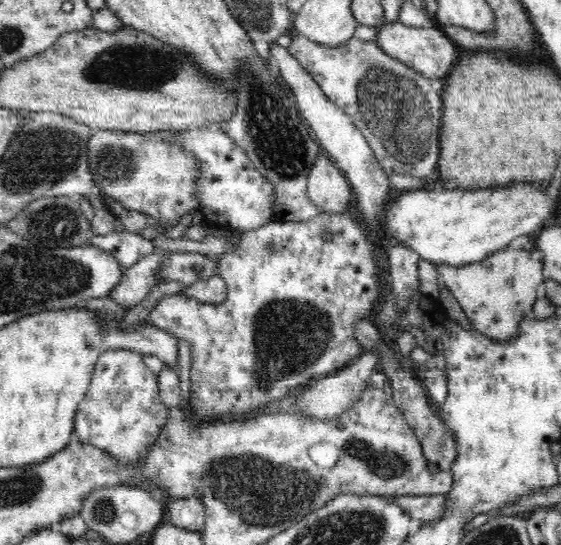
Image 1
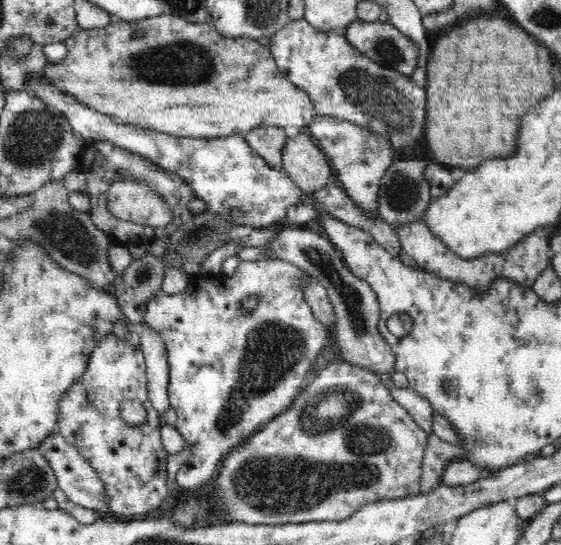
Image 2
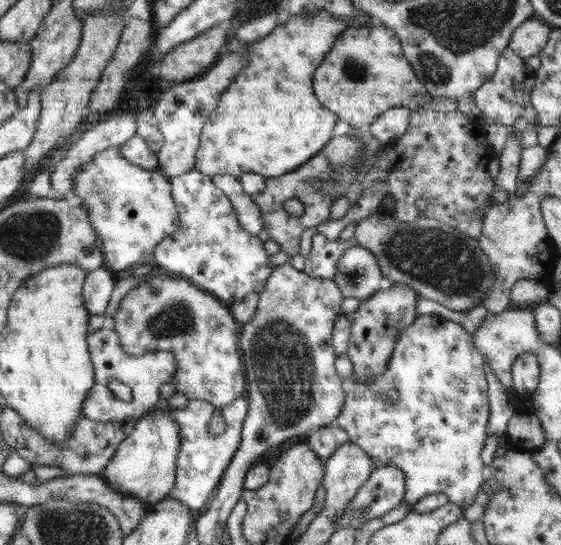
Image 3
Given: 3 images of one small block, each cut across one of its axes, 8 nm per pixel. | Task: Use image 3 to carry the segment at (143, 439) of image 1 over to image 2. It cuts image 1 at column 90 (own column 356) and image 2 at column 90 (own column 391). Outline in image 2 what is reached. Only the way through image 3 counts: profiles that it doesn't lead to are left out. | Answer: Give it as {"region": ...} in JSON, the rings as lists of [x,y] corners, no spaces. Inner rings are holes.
{"region":[[[114,334],[104,336],[90,354],[88,368],[80,382],[63,396],[59,408],[59,434],[82,454],[82,457],[96,470],[106,487],[106,499],[118,520],[132,521],[150,517],[168,496],[169,453],[161,442],[161,414],[149,402],[147,390],[147,366],[140,348],[130,345],[125,339]],[[126,400],[138,400],[147,411],[147,420],[140,425],[128,425],[120,414],[120,404]]]}

